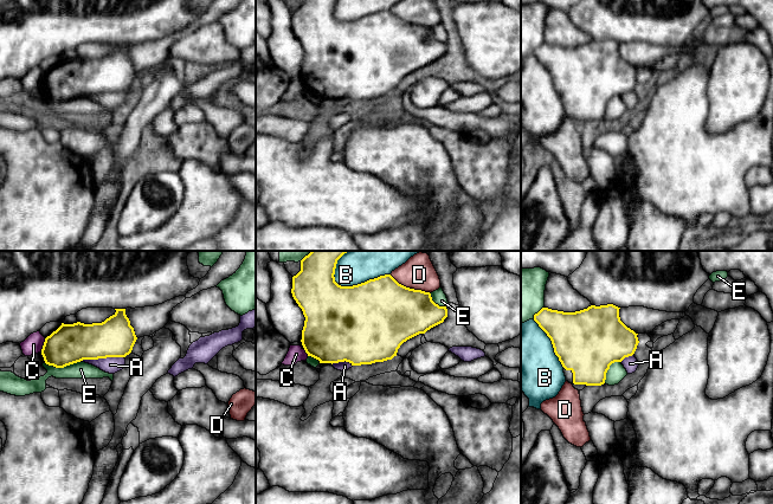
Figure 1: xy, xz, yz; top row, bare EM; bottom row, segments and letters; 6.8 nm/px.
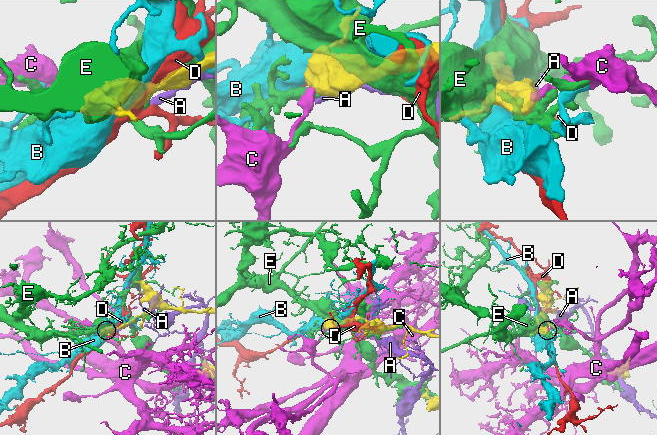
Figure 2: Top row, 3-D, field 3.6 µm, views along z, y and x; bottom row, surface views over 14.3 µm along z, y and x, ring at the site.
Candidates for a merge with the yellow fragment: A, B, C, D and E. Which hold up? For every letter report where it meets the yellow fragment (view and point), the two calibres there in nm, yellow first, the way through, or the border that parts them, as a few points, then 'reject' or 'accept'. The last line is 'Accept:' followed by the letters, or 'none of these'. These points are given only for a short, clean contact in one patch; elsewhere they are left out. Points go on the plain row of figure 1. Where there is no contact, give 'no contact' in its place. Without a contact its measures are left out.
A: xy (102, 92) | 280/110 nm | reject
B: xz (361, 18) | 500/140 nm | reject
C: xy (43, 81) | 280/130 nm | along xy (45, 73), (40, 86) | reject
D: xz (408, 23) | 480/180 nm | reject
E: xy (62, 102) | 280/110 nm | reject
Accept: none of these

